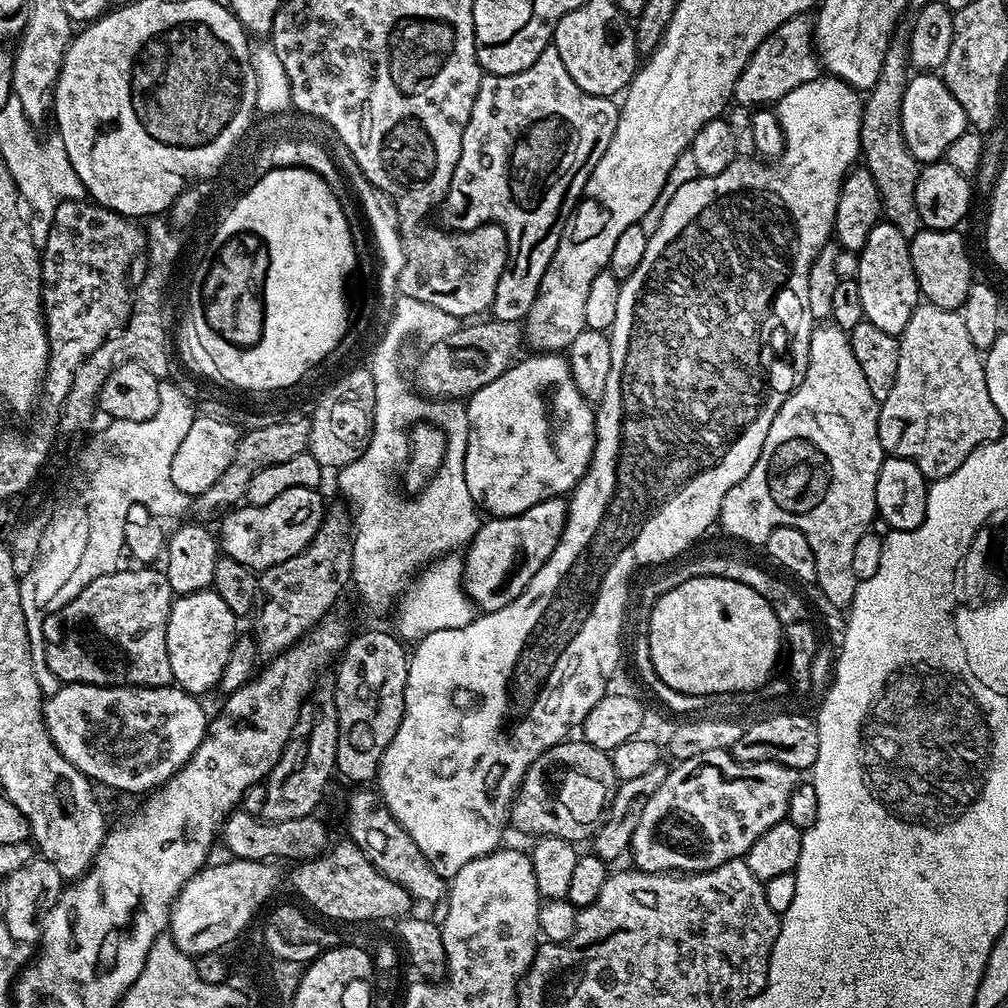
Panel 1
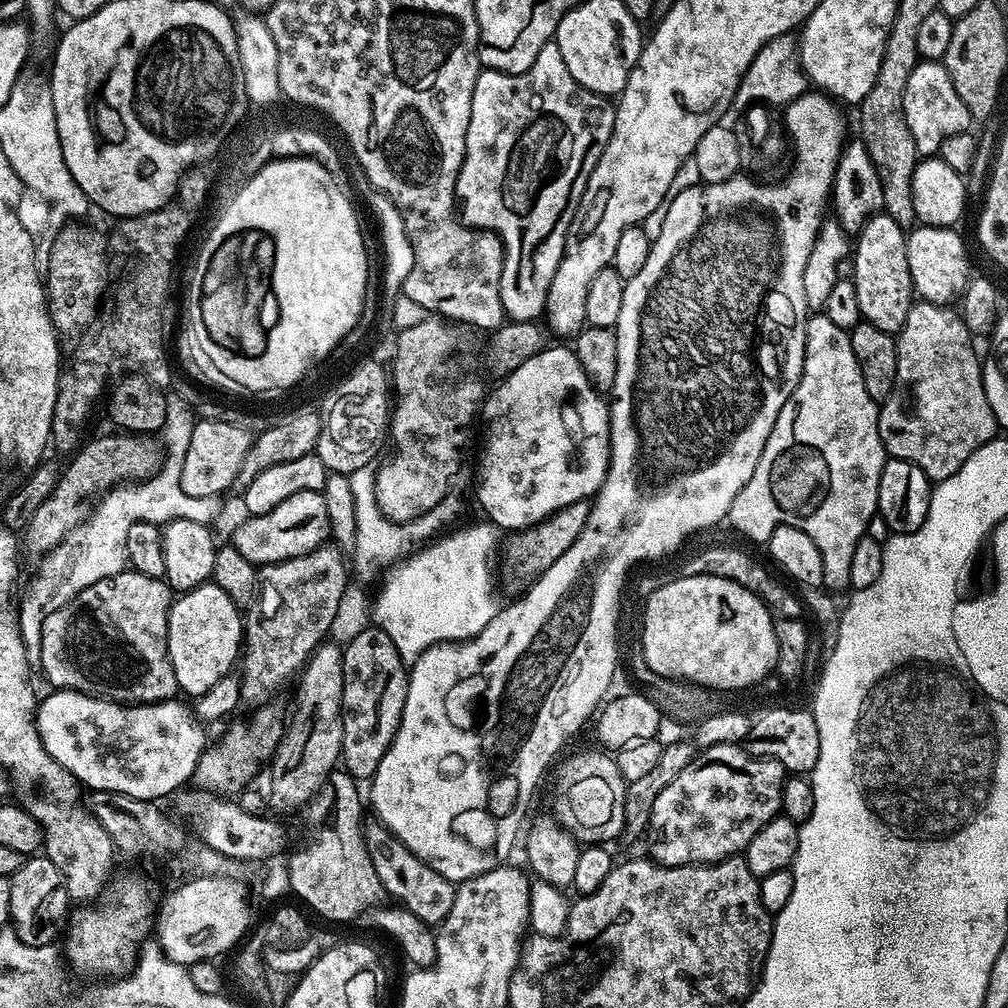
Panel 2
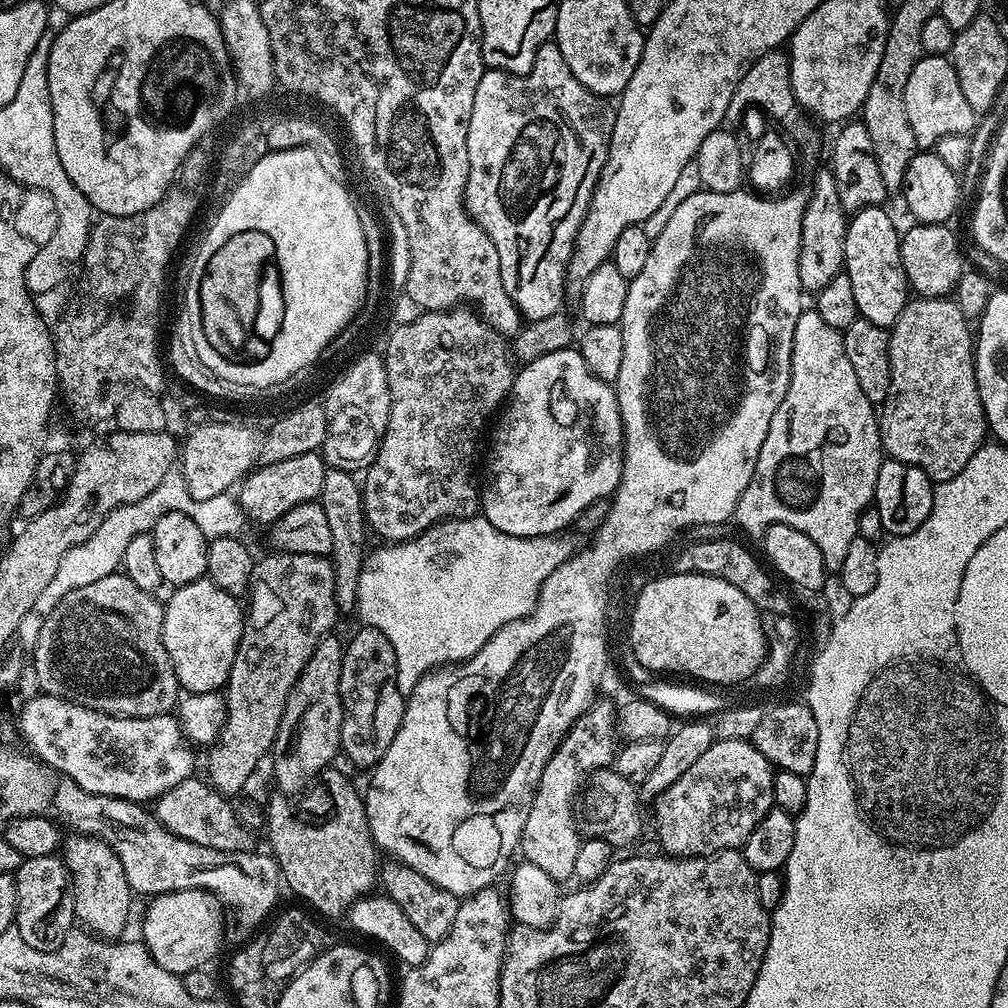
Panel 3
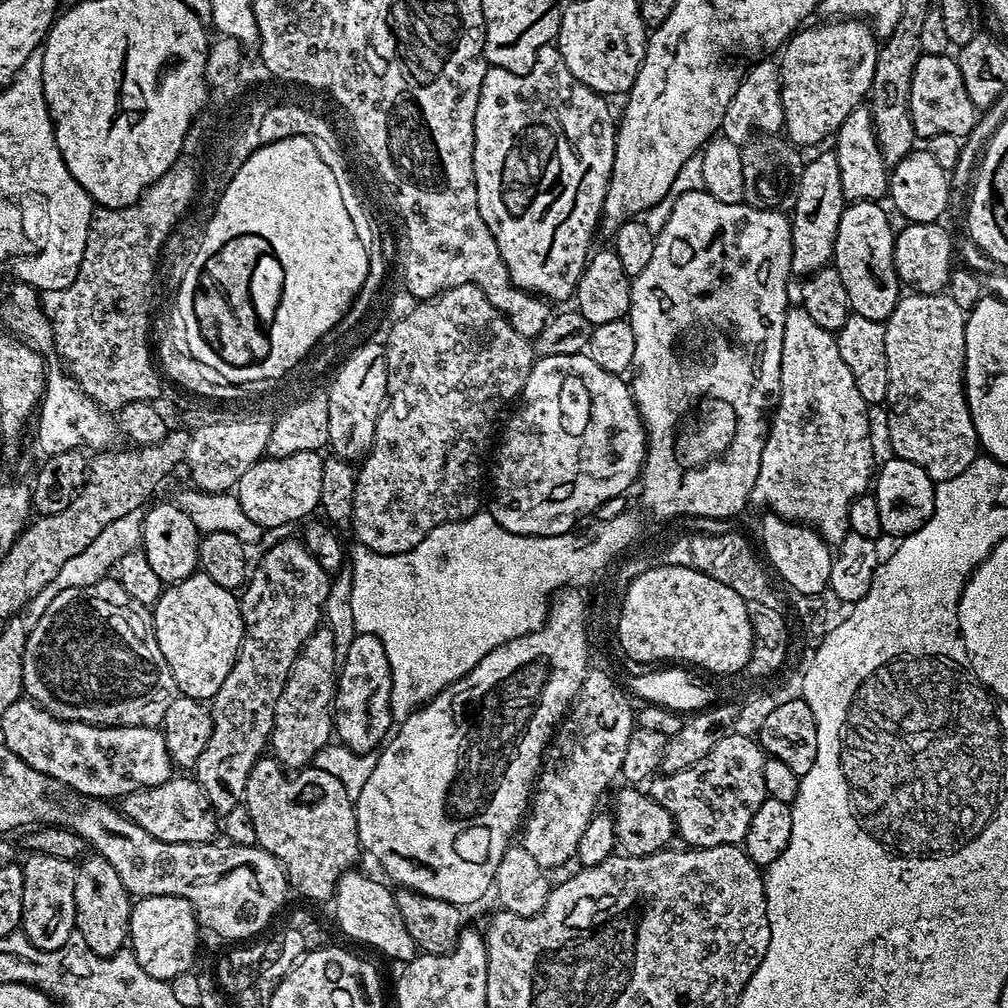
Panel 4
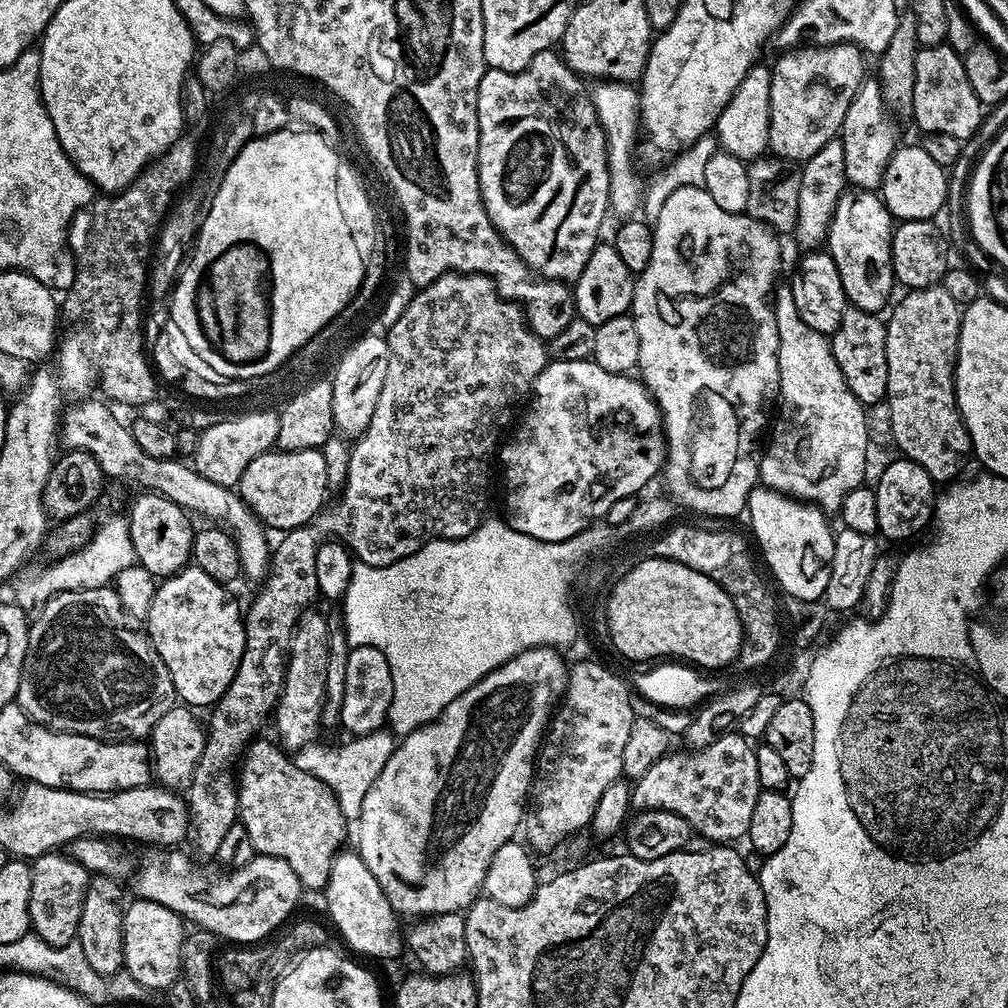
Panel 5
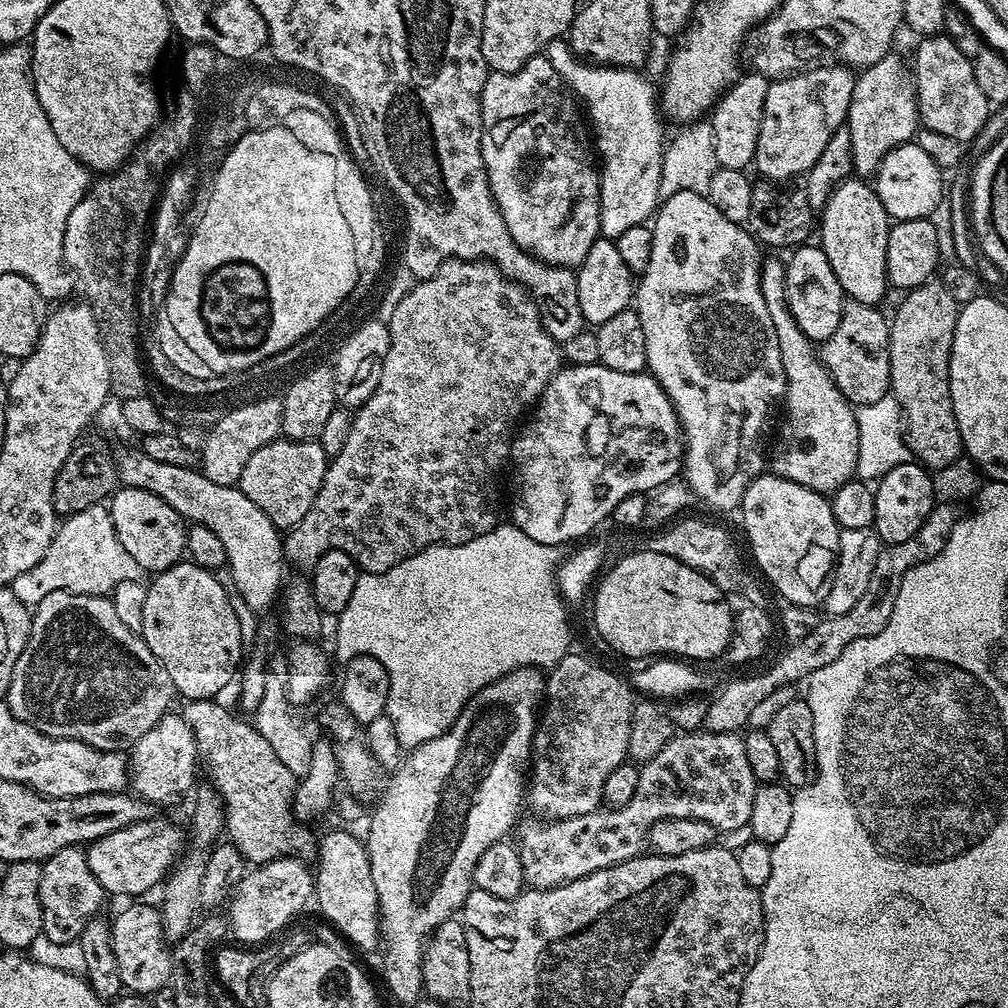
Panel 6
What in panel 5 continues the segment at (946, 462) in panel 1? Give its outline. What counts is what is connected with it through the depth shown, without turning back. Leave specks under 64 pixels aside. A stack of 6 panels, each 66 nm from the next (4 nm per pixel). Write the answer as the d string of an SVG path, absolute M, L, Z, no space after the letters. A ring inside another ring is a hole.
M933 286L930 288L914 288L903 293L905 296L900 301L895 301L894 307L891 309L892 317L886 320L886 370L888 371L888 395L886 403L888 405L888 417L890 418L890 440L900 447L899 455L901 457L913 460L918 466L922 466L922 470L926 470L926 474L930 474L930 478L934 482L940 480L948 480L952 482L957 479L956 476L964 468L964 463L970 460L972 456L972 443L970 442L970 434L964 425L964 419L960 417L960 411L956 405L956 351L958 350L958 338L960 337L960 317L962 315L961 305L954 302L954 298L950 298L950 294L946 294L943 286Z

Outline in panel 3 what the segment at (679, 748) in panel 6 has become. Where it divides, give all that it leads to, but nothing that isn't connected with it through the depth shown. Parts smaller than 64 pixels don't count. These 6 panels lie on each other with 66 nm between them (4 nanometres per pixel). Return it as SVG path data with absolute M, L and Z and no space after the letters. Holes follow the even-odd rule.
M717 739L654 801L656 832L669 856L709 856L727 848L739 849L750 838L750 830L774 807L774 765L751 742Z

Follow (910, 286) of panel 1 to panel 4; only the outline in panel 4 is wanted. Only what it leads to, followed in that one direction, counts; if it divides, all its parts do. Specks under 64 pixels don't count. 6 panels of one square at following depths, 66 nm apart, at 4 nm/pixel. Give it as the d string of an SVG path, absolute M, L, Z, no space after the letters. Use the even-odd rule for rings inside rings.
M857 200L845 207L834 242L834 266L842 274L842 282L846 282L846 298L852 312L884 322L900 301L902 285L894 262L896 232L880 207L875 200Z

